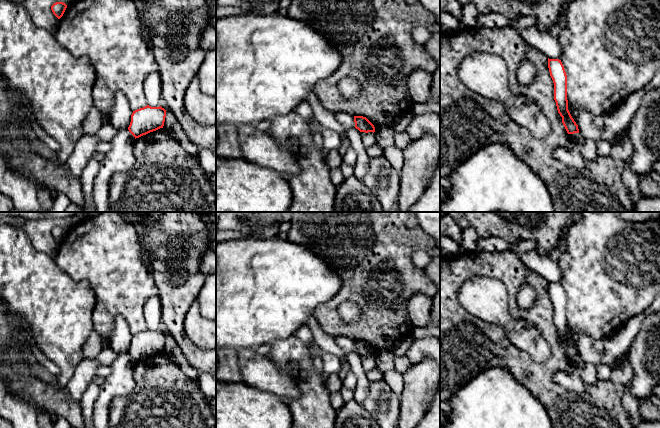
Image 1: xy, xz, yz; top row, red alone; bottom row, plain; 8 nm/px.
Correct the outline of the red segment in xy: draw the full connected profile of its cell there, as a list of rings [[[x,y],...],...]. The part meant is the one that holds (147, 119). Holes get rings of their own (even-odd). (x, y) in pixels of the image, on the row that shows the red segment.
[[[149,105],[133,111],[131,122],[128,127],[129,132],[136,138],[150,132],[163,128],[166,117],[166,110]]]

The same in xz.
[[[354,116],[355,128],[358,129],[360,132],[375,132],[374,125],[363,116]]]

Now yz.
[[[548,58],[548,68],[554,83],[554,100],[562,123],[568,134],[579,133],[578,125],[568,110],[567,75],[564,66],[561,60]]]

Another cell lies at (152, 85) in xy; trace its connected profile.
[[[159,73],[150,74],[143,84],[144,94],[147,105],[151,107],[159,107],[162,104],[161,97],[161,77]]]

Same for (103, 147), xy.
[[[100,141],[97,144],[97,152],[100,152],[102,154],[106,154],[110,151],[112,145],[110,142]]]

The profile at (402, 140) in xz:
[[[406,132],[395,133],[394,144],[399,149],[403,150],[413,142],[413,139]]]

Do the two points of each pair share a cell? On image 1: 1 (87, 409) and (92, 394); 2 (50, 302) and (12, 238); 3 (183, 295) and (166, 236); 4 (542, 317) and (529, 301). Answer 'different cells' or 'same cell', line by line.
1: same cell
2: same cell
3: same cell
4: different cells

